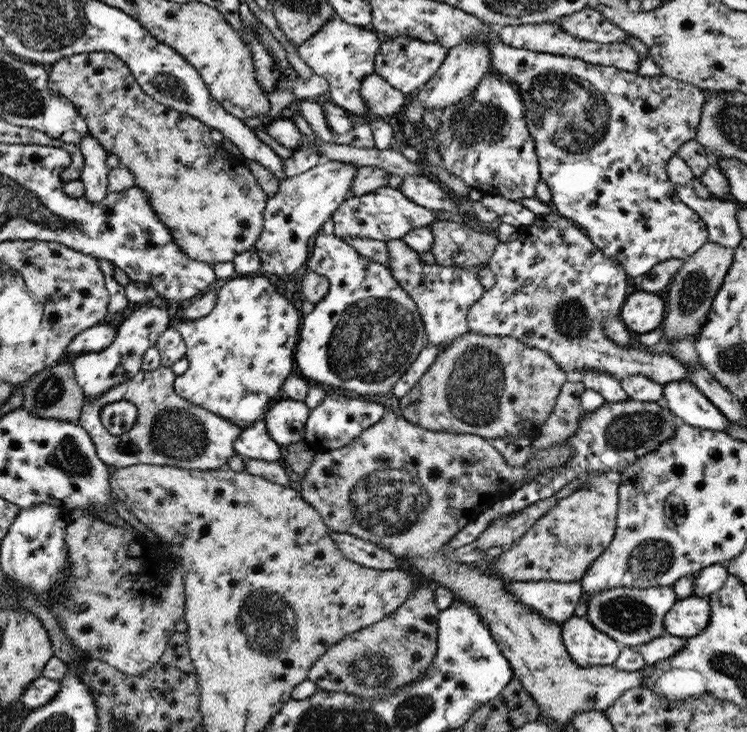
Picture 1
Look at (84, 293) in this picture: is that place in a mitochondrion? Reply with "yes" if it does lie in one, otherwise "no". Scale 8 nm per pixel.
no

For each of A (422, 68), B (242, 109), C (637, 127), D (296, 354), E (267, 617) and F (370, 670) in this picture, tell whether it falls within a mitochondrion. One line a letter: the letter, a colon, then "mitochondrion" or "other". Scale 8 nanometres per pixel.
A: other
B: other
C: other
D: other
E: mitochondrion
F: mitochondrion

